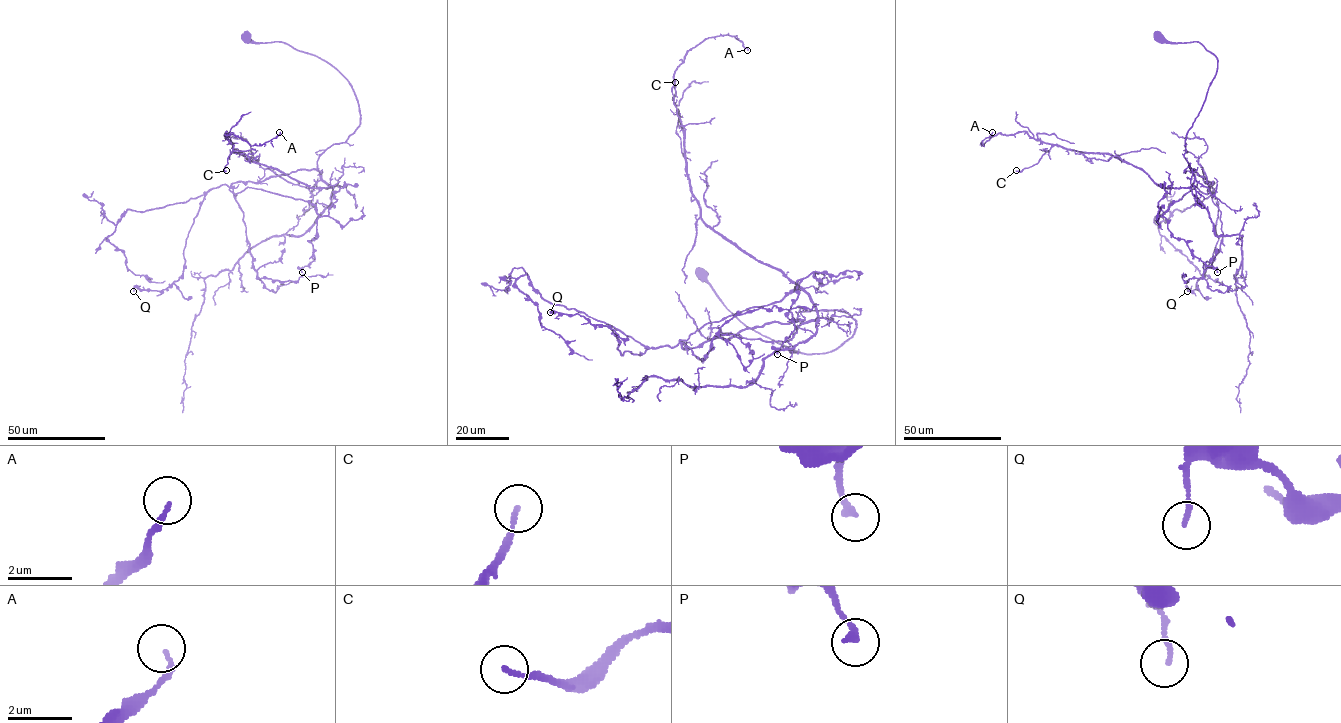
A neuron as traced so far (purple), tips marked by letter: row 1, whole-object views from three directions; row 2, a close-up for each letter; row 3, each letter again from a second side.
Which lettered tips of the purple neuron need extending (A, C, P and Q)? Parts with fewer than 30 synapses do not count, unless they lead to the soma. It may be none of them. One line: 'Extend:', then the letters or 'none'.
Extend: none

